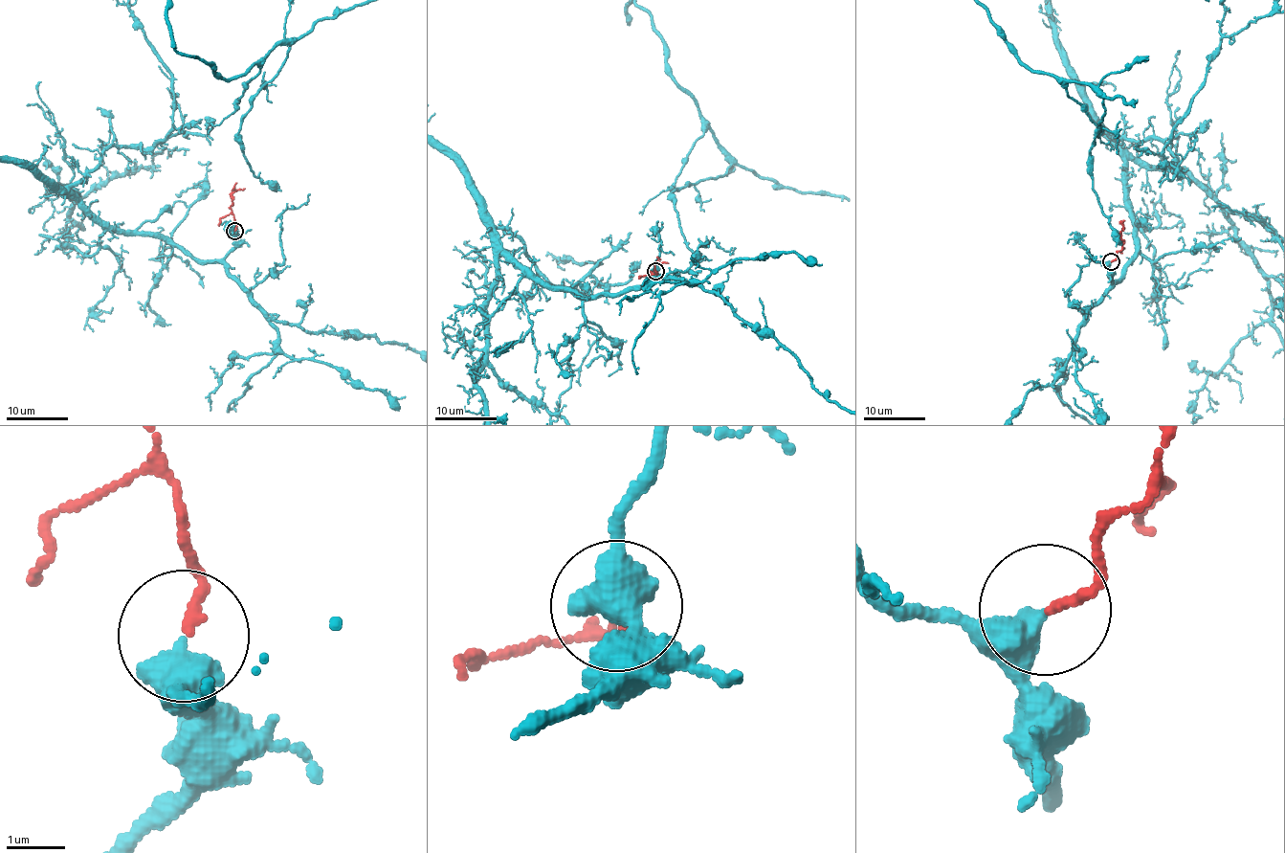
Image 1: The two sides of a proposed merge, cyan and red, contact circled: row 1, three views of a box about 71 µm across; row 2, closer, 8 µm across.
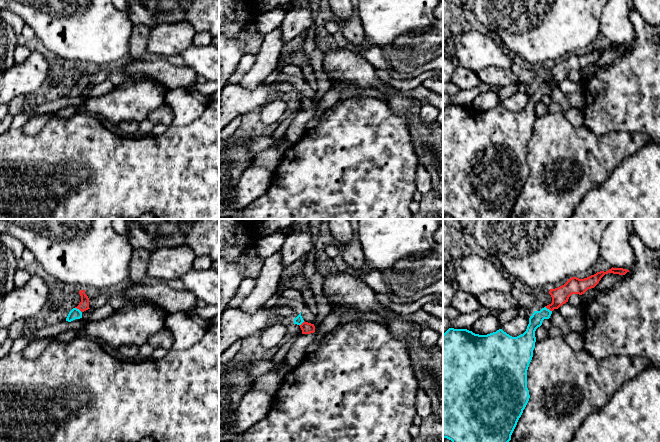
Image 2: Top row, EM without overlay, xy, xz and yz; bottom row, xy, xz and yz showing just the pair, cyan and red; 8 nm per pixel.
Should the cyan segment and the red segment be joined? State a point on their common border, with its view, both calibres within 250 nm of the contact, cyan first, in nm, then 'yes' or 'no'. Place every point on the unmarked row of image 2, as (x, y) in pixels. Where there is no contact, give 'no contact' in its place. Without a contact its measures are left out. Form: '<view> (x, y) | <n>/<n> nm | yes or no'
xy (78, 85) | 90/80 nm | yes

